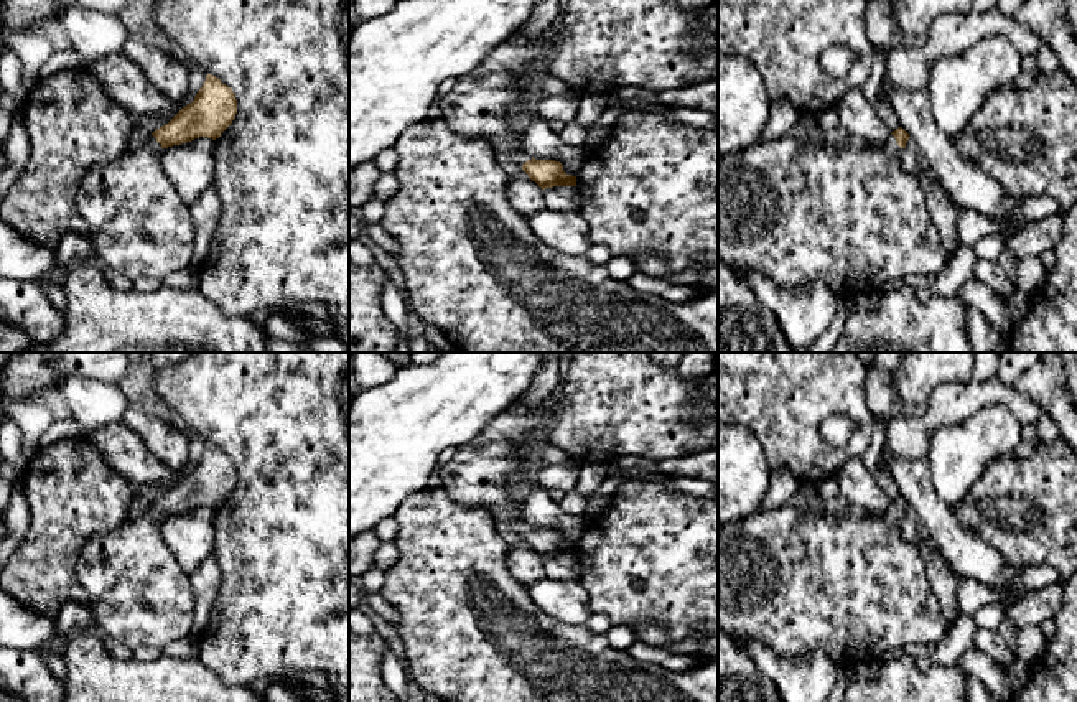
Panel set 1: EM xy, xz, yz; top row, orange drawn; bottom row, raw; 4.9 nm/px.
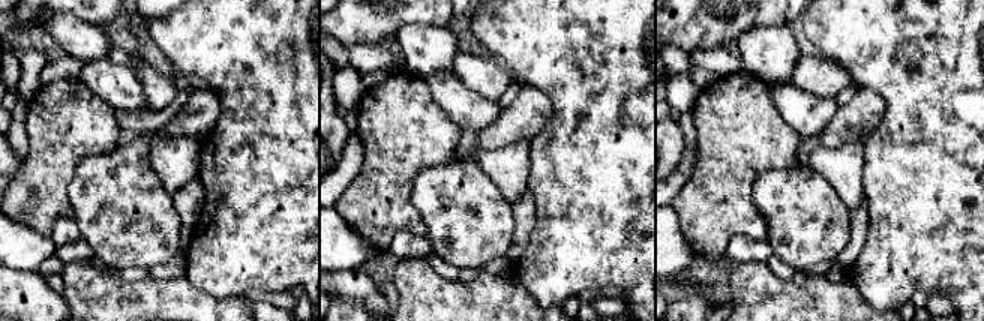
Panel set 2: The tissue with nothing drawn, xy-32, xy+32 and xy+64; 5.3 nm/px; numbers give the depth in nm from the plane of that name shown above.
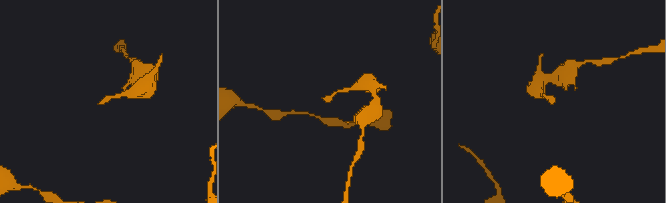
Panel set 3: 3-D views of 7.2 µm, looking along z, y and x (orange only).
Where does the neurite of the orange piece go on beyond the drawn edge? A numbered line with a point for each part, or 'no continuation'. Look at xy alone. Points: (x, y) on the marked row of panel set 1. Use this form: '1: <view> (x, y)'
1: xy (139, 226)

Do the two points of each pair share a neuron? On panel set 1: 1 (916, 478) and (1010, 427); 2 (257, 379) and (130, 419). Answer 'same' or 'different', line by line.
1: different
2: different

